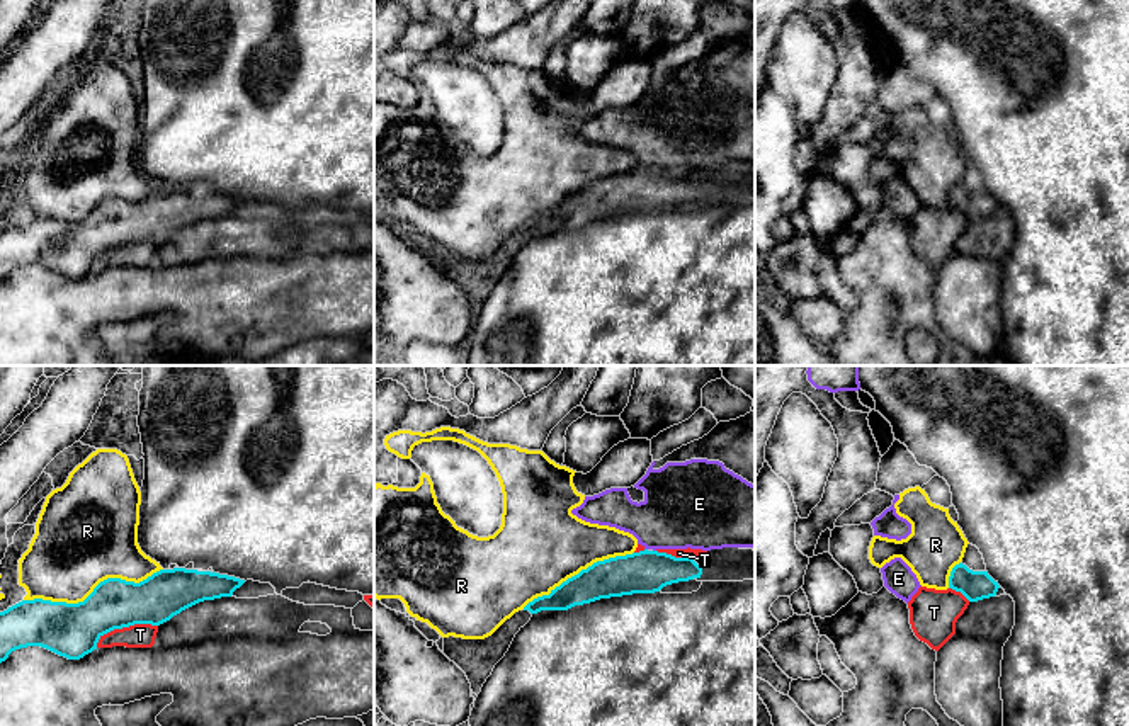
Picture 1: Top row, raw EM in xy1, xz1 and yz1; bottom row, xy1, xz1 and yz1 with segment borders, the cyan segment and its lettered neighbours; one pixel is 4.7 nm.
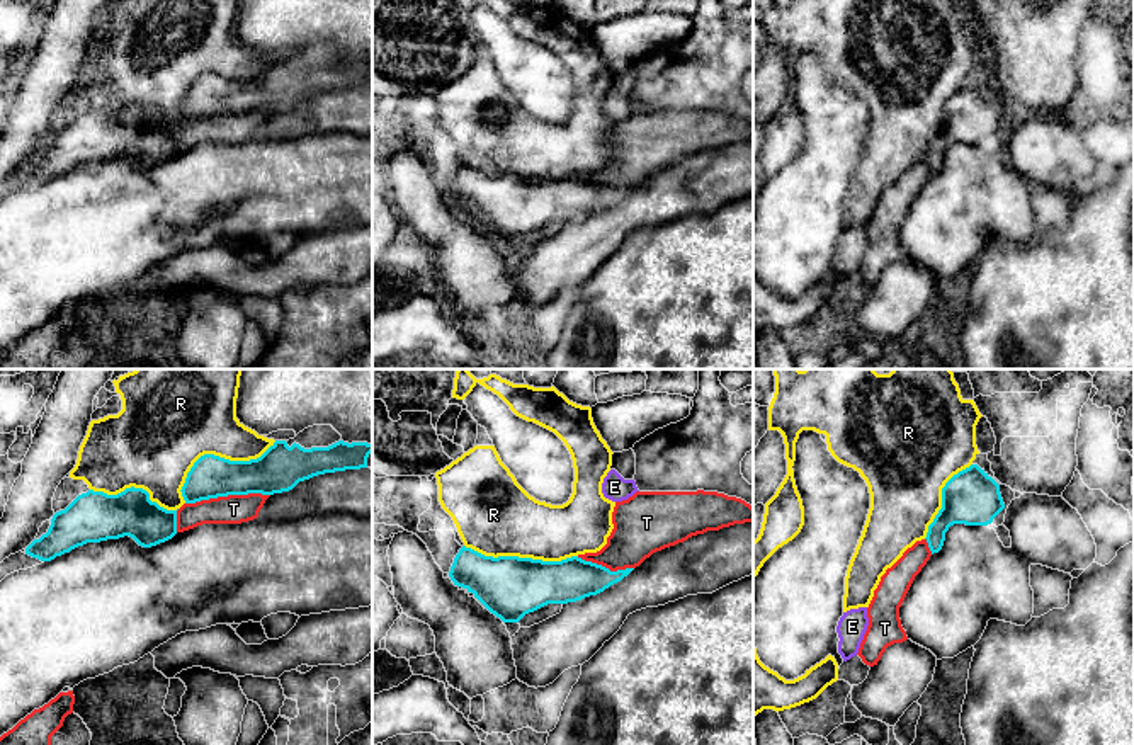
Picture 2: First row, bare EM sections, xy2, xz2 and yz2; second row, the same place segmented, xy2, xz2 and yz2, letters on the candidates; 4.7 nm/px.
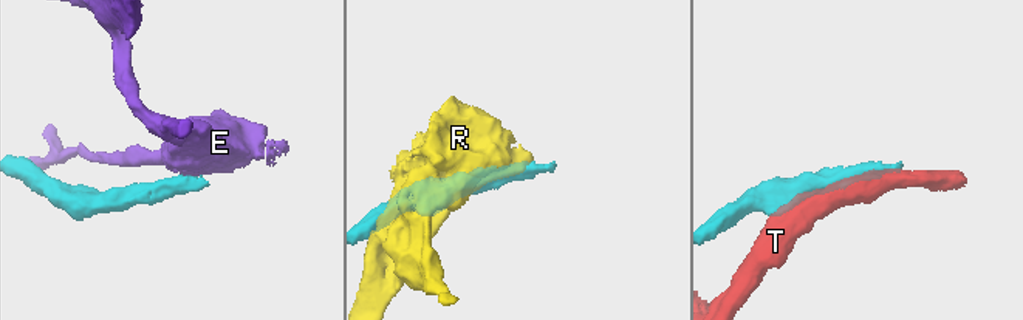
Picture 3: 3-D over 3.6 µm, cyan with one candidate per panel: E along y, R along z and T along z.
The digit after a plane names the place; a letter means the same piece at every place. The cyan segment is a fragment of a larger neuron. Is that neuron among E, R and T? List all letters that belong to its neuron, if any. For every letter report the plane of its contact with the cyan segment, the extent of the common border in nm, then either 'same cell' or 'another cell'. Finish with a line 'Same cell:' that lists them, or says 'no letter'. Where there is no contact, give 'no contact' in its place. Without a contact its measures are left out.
E: no contact | another cell
R: xy1 | 650 nm | another cell
T: xy2 | 400 nm | same cell
Same cell: T

